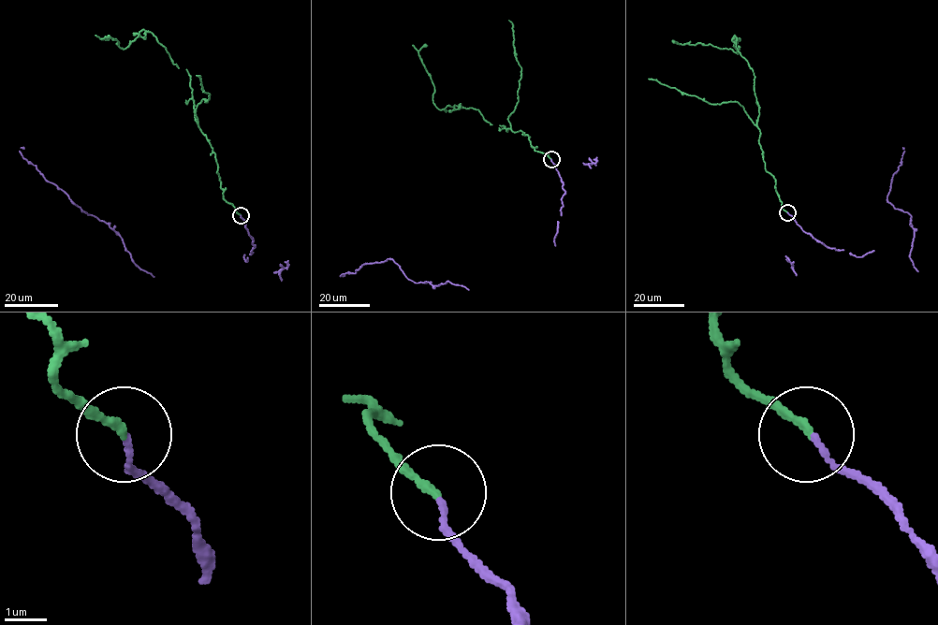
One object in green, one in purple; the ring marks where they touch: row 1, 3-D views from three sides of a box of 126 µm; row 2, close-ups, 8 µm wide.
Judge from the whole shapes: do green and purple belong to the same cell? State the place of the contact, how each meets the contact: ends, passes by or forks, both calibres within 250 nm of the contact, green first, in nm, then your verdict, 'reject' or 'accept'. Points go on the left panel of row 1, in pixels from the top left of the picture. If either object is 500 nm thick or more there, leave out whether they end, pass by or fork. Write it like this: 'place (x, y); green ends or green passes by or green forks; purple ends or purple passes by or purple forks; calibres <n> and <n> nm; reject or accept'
place (241, 215); green ends; purple ends; calibres 190 and 130 nm; accept

